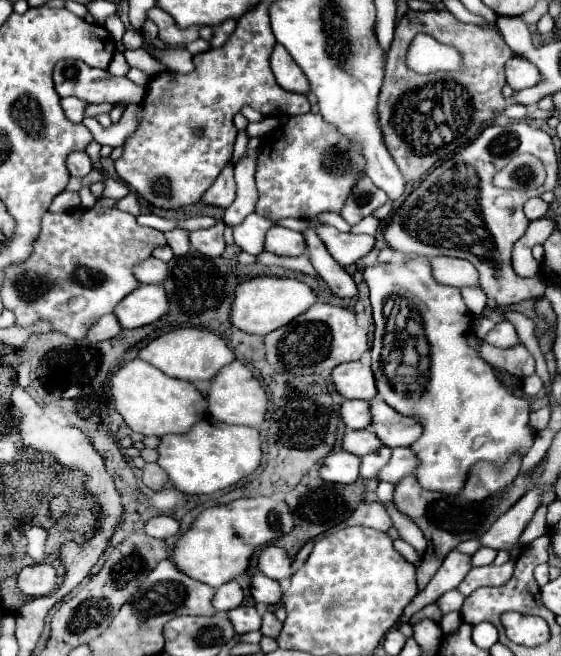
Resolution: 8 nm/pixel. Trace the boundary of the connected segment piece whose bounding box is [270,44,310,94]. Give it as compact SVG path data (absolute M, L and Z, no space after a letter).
M280 44L274 46L274 52L270 56L270 64L272 64L272 72L276 76L276 82L290 92L298 92L298 94L306 94L308 92L308 78L306 74L296 66L296 62L292 62L292 56L288 54L288 50Z

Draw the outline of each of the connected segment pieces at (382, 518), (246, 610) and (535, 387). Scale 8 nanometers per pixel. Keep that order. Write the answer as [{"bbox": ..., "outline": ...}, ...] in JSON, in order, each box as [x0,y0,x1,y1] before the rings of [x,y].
[{"bbox":[342,502,392,532],"outline":[[[364,502],[364,504],[360,504],[352,512],[352,516],[342,522],[342,526],[356,526],[356,524],[370,526],[370,528],[376,528],[376,530],[382,530],[382,532],[386,532],[392,526],[390,516],[386,514],[386,510],[382,508],[380,502]]]},{"bbox":[228,606,262,634],"outline":[[[238,606],[228,612],[228,618],[230,618],[236,634],[260,630],[260,622],[262,622],[262,614],[256,606]]]},{"bbox":[522,372,542,396],"outline":[[[534,372],[532,376],[528,376],[528,378],[524,378],[522,380],[522,390],[524,390],[524,394],[526,396],[534,396],[534,394],[538,394],[540,390],[542,390],[542,380],[540,380],[540,376]]]}]

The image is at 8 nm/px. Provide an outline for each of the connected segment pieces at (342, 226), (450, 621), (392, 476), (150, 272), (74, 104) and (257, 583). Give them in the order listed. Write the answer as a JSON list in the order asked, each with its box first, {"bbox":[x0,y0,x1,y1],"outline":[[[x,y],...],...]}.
[{"bbox":[318,214,350,232],"outline":[[[322,214],[318,218],[322,224],[330,224],[334,228],[338,228],[340,232],[350,232],[350,224],[340,216],[340,214]]]},{"bbox":[438,612,462,636],"outline":[[[450,612],[450,614],[444,614],[438,624],[440,624],[444,636],[448,636],[448,634],[452,634],[454,630],[458,630],[458,626],[462,624],[462,616],[460,616],[460,612]]]},{"bbox":[378,448,418,484],"outline":[[[394,448],[390,462],[378,472],[378,480],[396,484],[402,476],[412,474],[416,470],[416,466],[418,466],[418,462],[410,448]]]},{"bbox":[132,256,168,284],"outline":[[[150,256],[148,260],[136,264],[132,272],[140,284],[160,284],[168,276],[168,266],[162,260],[156,260]]]},{"bbox":[62,98,88,122],"outline":[[[62,98],[62,108],[66,112],[66,116],[72,120],[72,122],[82,122],[84,120],[84,110],[86,110],[88,102],[80,100],[80,98]]]},{"bbox":[250,574,282,606],"outline":[[[254,574],[250,578],[250,594],[256,600],[256,604],[264,604],[264,606],[278,606],[280,598],[282,598],[282,588],[276,580],[266,578],[264,574]]]}]

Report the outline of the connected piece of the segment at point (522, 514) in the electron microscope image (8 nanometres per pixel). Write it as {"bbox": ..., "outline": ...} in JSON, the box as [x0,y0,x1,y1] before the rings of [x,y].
{"bbox":[476,487,543,560],"outline":[[[536,487],[529,490],[514,506],[502,514],[482,536],[476,538],[480,542],[480,546],[488,546],[494,550],[506,550],[510,554],[510,558],[516,560],[522,552],[522,548],[520,548],[522,530],[533,518],[543,491]]]}

